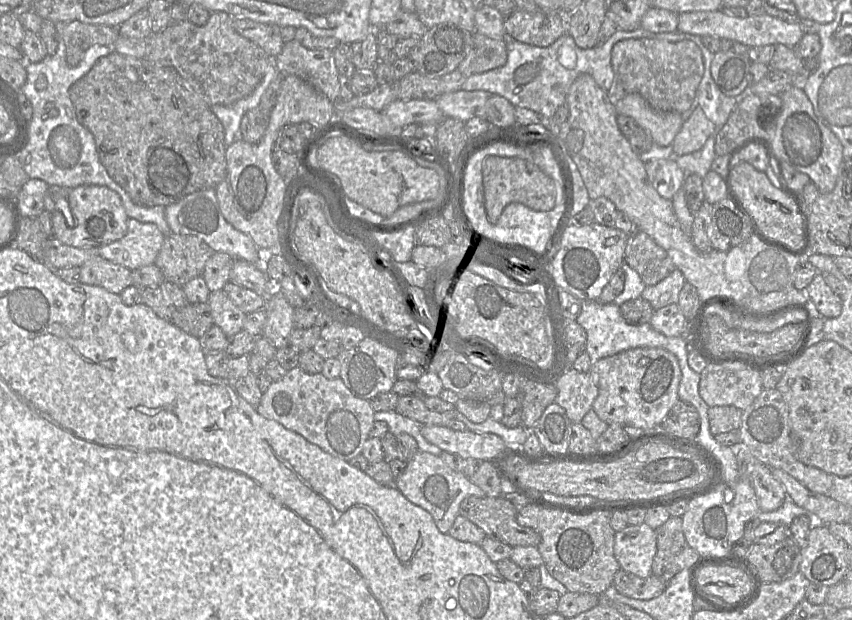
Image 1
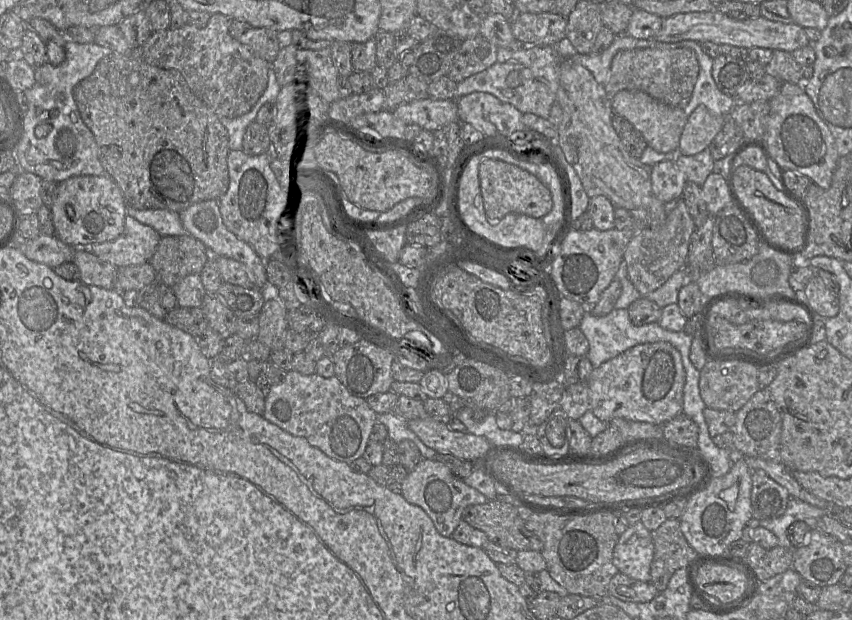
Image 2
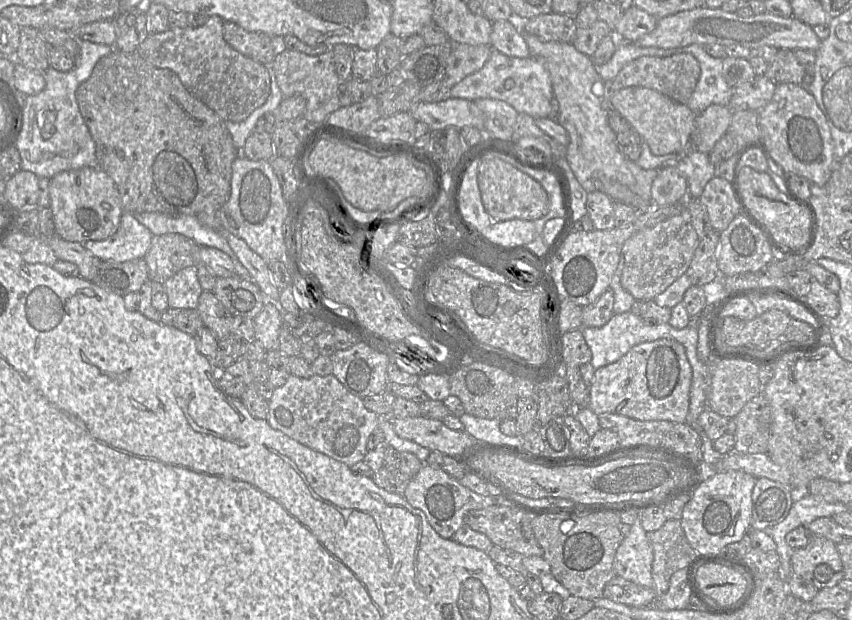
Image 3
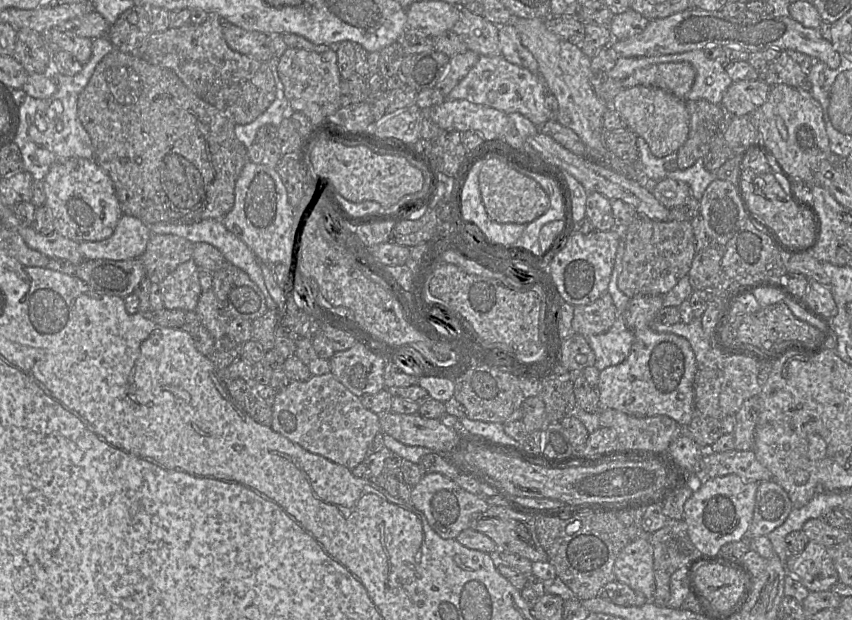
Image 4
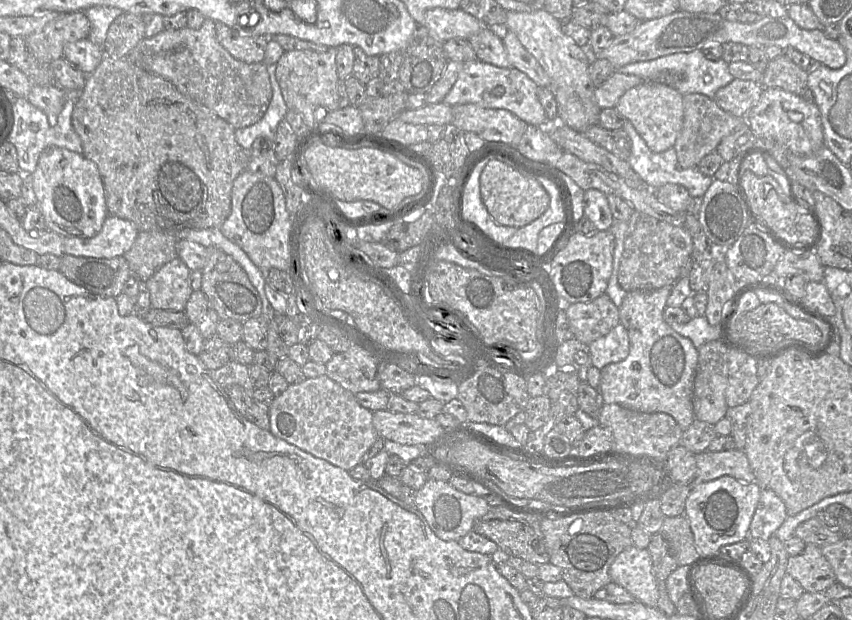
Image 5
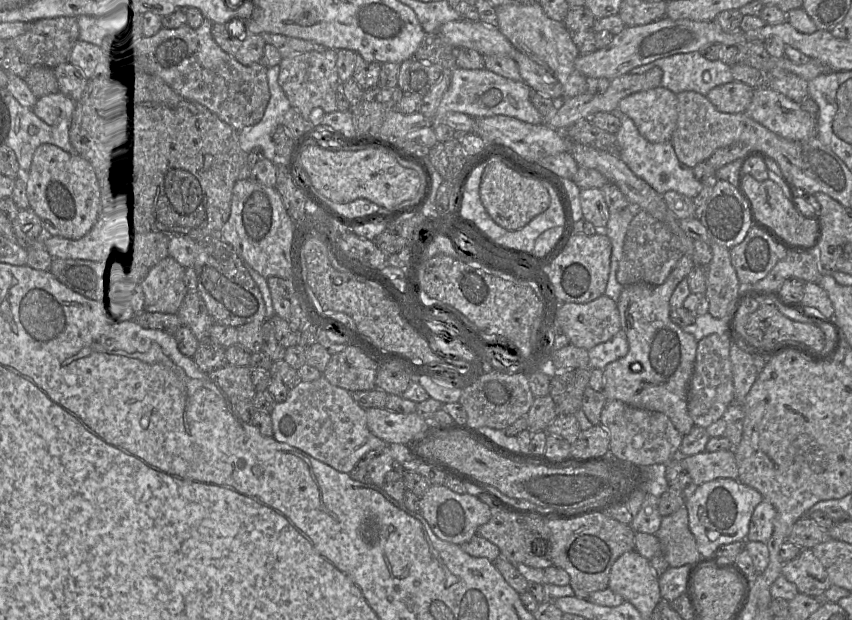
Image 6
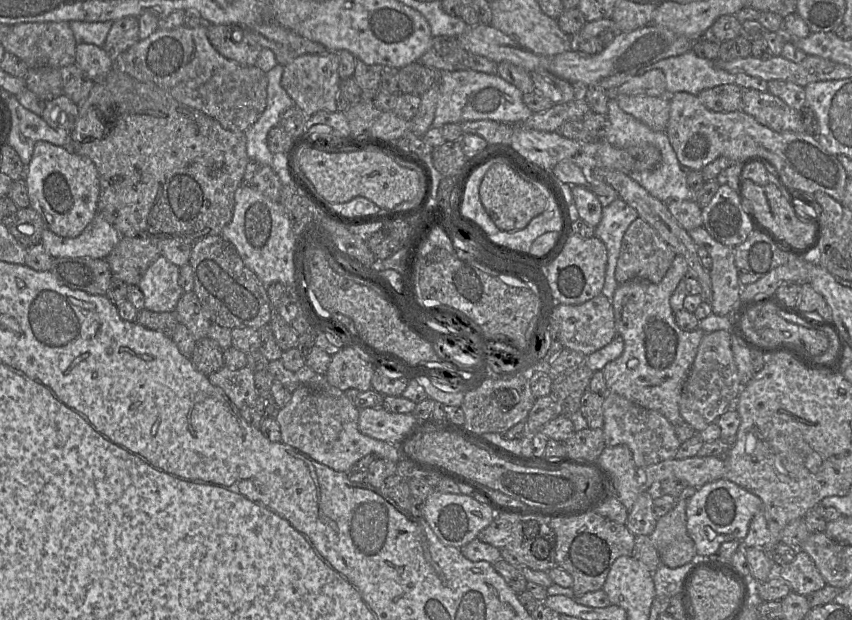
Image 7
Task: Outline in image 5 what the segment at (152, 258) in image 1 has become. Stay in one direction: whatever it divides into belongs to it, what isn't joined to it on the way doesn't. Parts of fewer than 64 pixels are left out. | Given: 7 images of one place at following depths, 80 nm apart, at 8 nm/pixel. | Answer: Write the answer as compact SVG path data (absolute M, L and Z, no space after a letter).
M108 215L96 236L64 237L64 254L94 258L123 256L132 247L138 234L139 230L130 221Z

